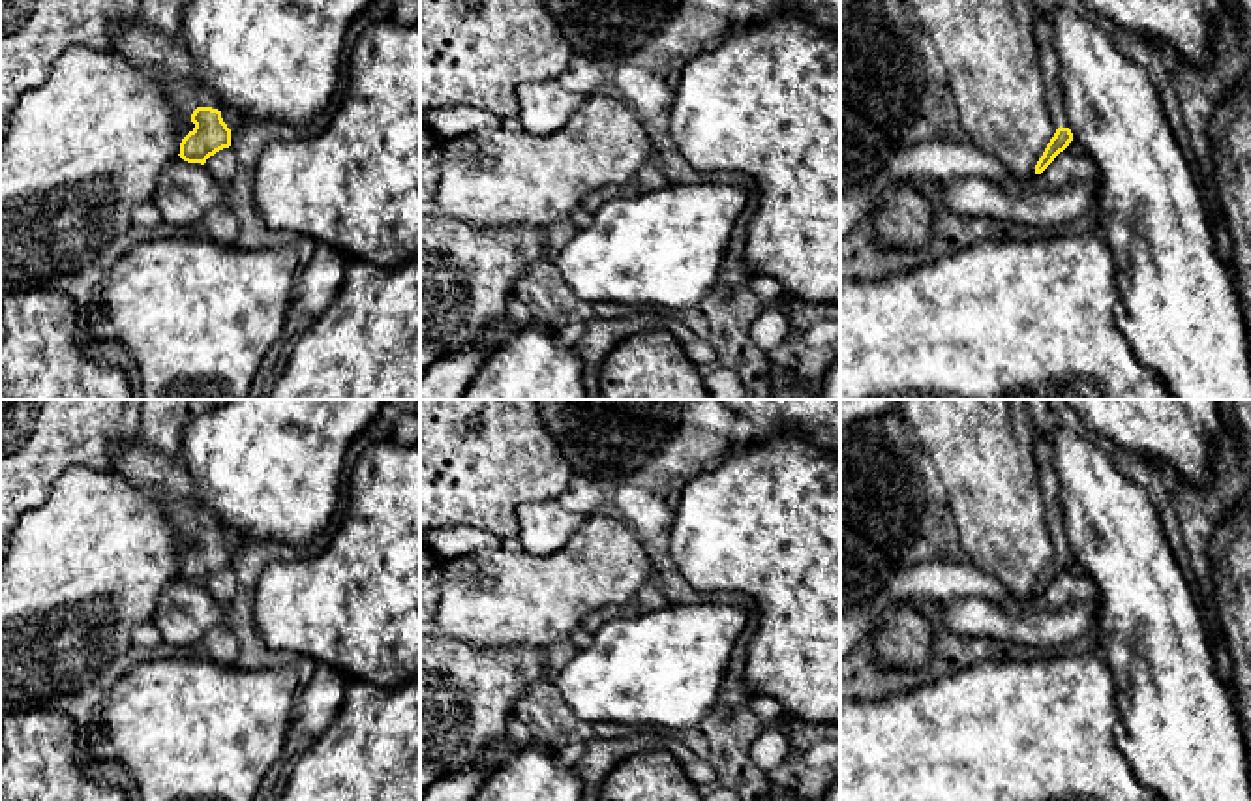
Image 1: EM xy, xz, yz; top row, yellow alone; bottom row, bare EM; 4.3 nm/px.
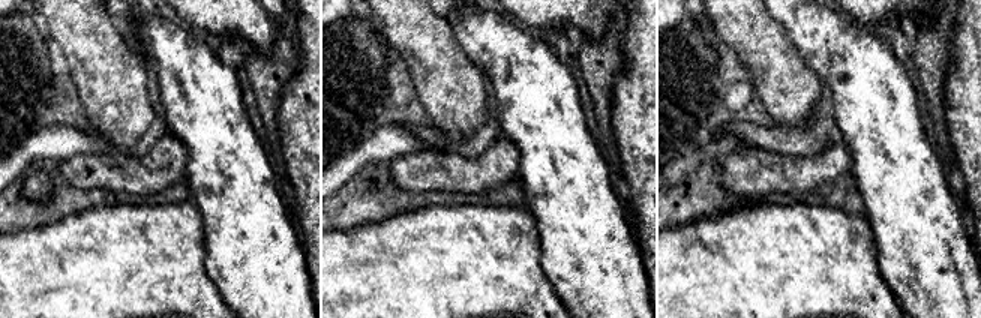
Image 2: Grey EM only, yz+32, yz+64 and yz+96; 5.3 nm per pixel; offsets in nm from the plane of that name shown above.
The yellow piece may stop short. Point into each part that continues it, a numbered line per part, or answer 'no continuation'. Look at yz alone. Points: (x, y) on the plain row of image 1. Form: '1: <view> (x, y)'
1: yz (1049, 481)

